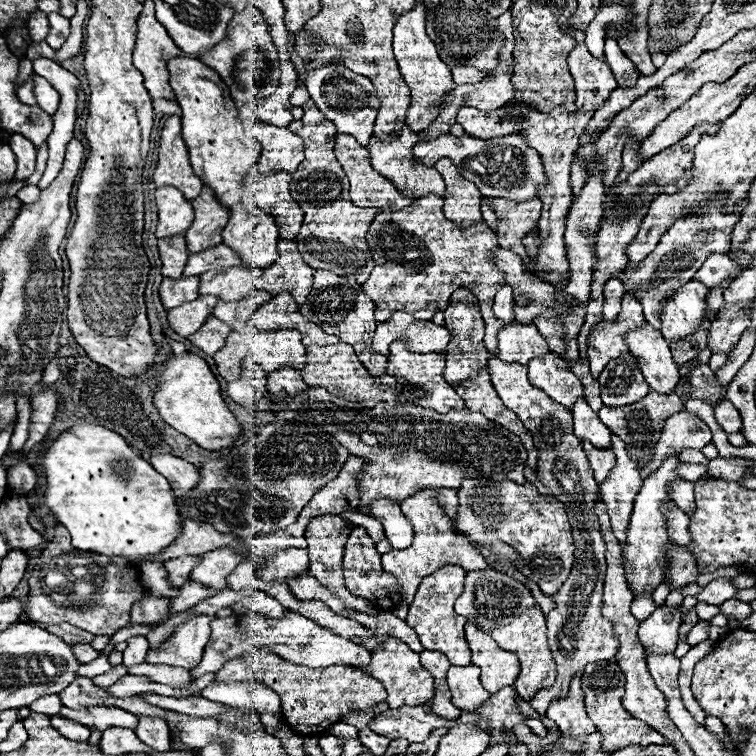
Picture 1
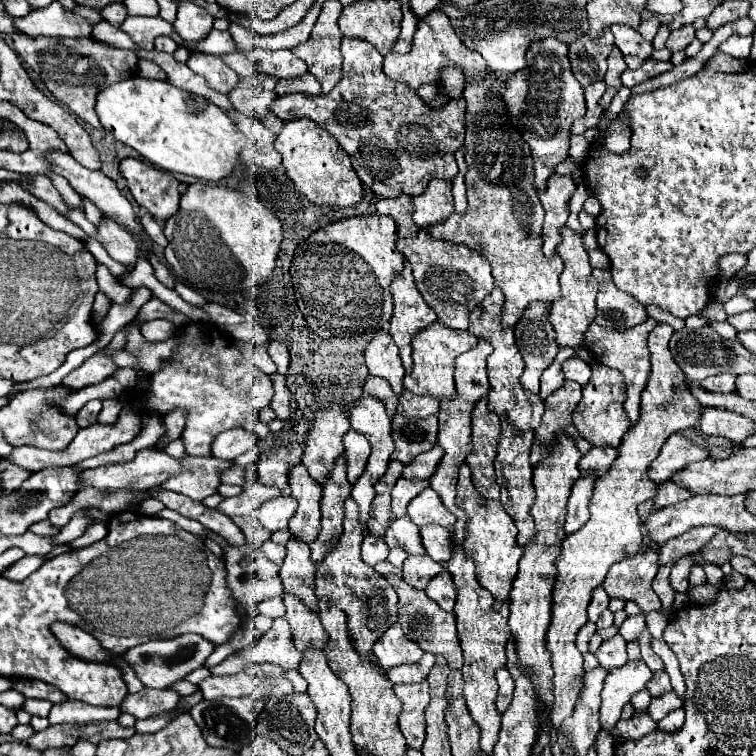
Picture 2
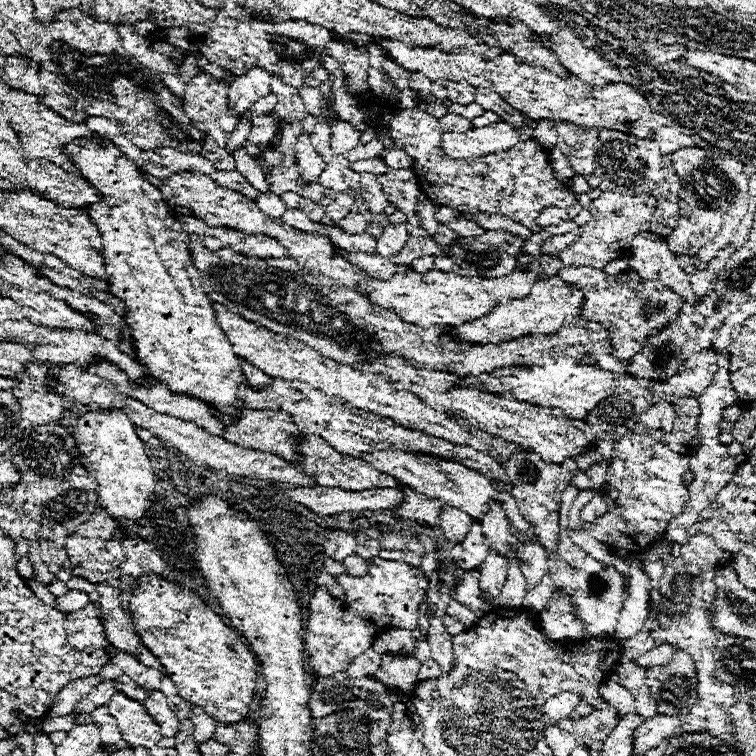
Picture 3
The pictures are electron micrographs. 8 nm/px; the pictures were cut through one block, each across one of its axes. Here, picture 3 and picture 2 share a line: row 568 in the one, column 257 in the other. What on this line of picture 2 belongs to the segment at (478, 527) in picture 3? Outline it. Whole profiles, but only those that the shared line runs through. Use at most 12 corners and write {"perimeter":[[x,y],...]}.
{"perimeter":[[298,442],[262,452],[258,480],[288,488],[290,468],[300,464]]}

